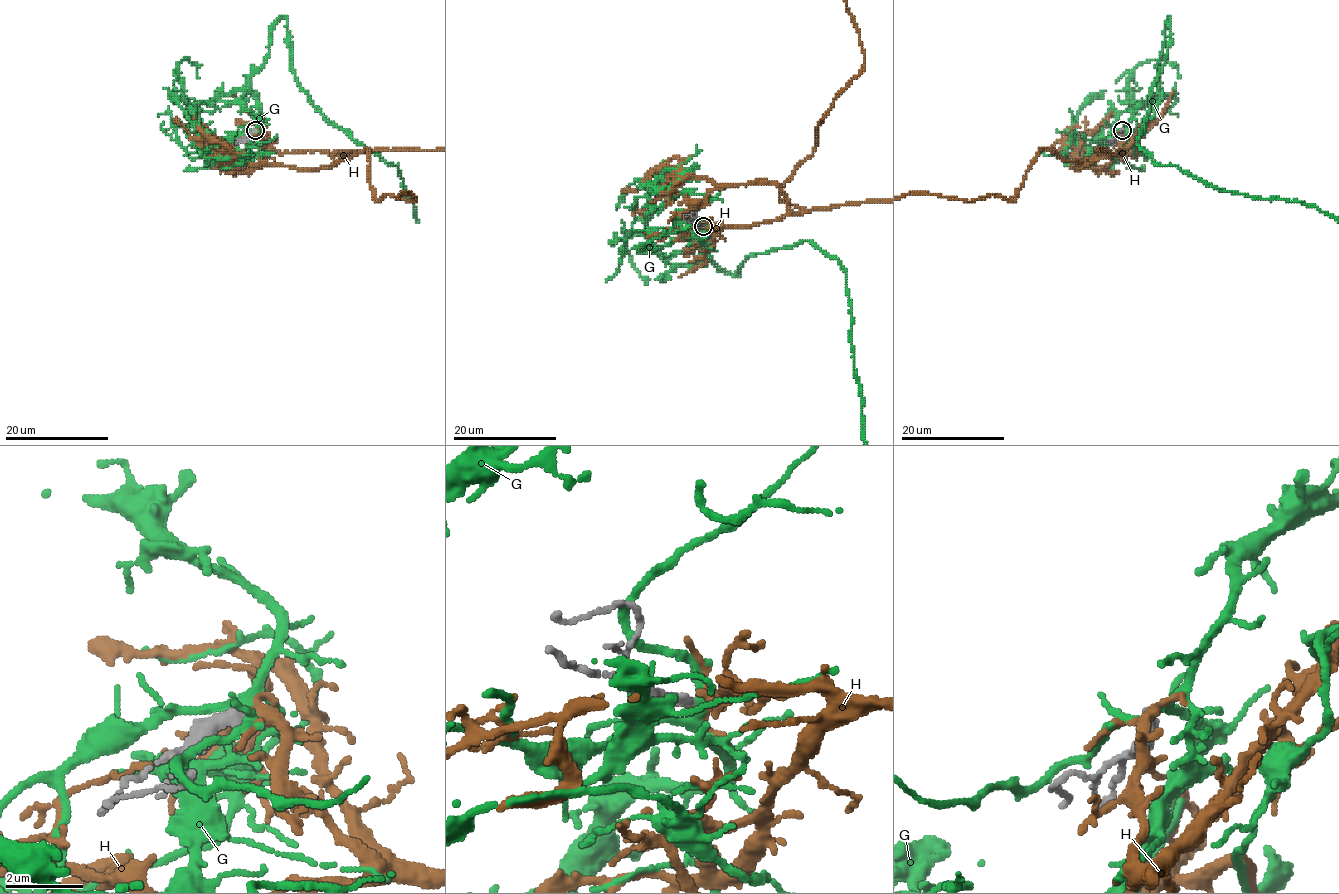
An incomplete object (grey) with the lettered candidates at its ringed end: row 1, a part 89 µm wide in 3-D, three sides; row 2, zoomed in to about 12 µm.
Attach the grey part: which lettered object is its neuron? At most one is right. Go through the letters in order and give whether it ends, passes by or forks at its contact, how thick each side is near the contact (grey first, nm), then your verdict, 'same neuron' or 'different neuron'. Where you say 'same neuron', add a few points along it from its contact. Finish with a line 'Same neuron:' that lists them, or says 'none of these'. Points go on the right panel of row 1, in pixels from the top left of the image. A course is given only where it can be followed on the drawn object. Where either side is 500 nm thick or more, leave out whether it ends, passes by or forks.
G: it forks; calibres 360 and 200 nm; different neuron
H: it forks; calibres 360 and 180 nm; same neuron; course (1121, 131), (1121, 152), (1062, 159), (1041, 148), (1009, 201), (914, 192)
Same neuron: H

